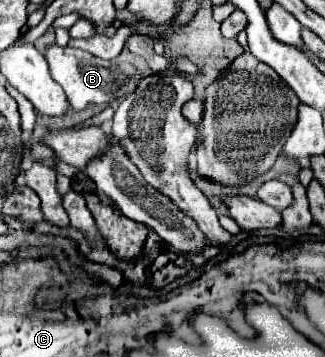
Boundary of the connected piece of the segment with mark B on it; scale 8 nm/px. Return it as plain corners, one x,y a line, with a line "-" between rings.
52,45
46,49
46,59
50,63
52,79
64,89
70,105
74,111
84,111
88,107
100,107
100,105
112,105
116,107
122,97
128,97
136,89
136,79
142,79
142,71
136,71
132,63
126,61
104,61
98,59
82,49
72,47
58,47

